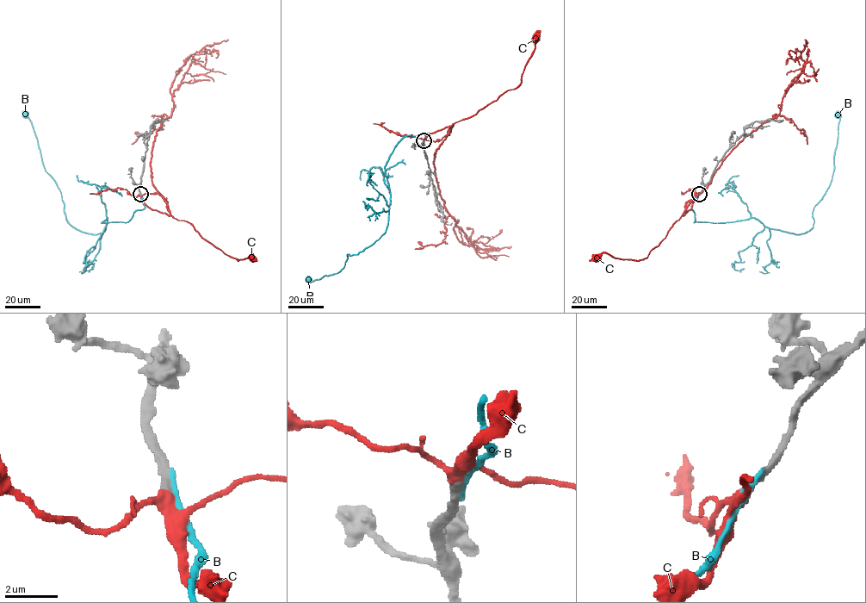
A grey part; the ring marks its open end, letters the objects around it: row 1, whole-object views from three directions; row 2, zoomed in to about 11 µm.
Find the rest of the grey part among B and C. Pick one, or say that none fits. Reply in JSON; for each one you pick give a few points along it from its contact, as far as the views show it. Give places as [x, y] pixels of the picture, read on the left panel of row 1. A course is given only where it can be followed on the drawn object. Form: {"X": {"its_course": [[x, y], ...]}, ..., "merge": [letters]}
{"C": {"its_course": [[139, 194], [148, 207], [188, 221], [202, 238], [224, 252], [238, 260], [247, 258], [252, 252], [251, 258]]}, "merge": ["C"]}

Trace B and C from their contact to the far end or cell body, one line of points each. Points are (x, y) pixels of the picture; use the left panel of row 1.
B: (140, 194), (145, 208), (127, 221), (102, 222), (107, 218), (105, 230), (92, 234), (73, 227), (25, 115)
C: (139, 194), (148, 207), (188, 221), (202, 238), (224, 252), (238, 260), (247, 258), (252, 252), (251, 258)

